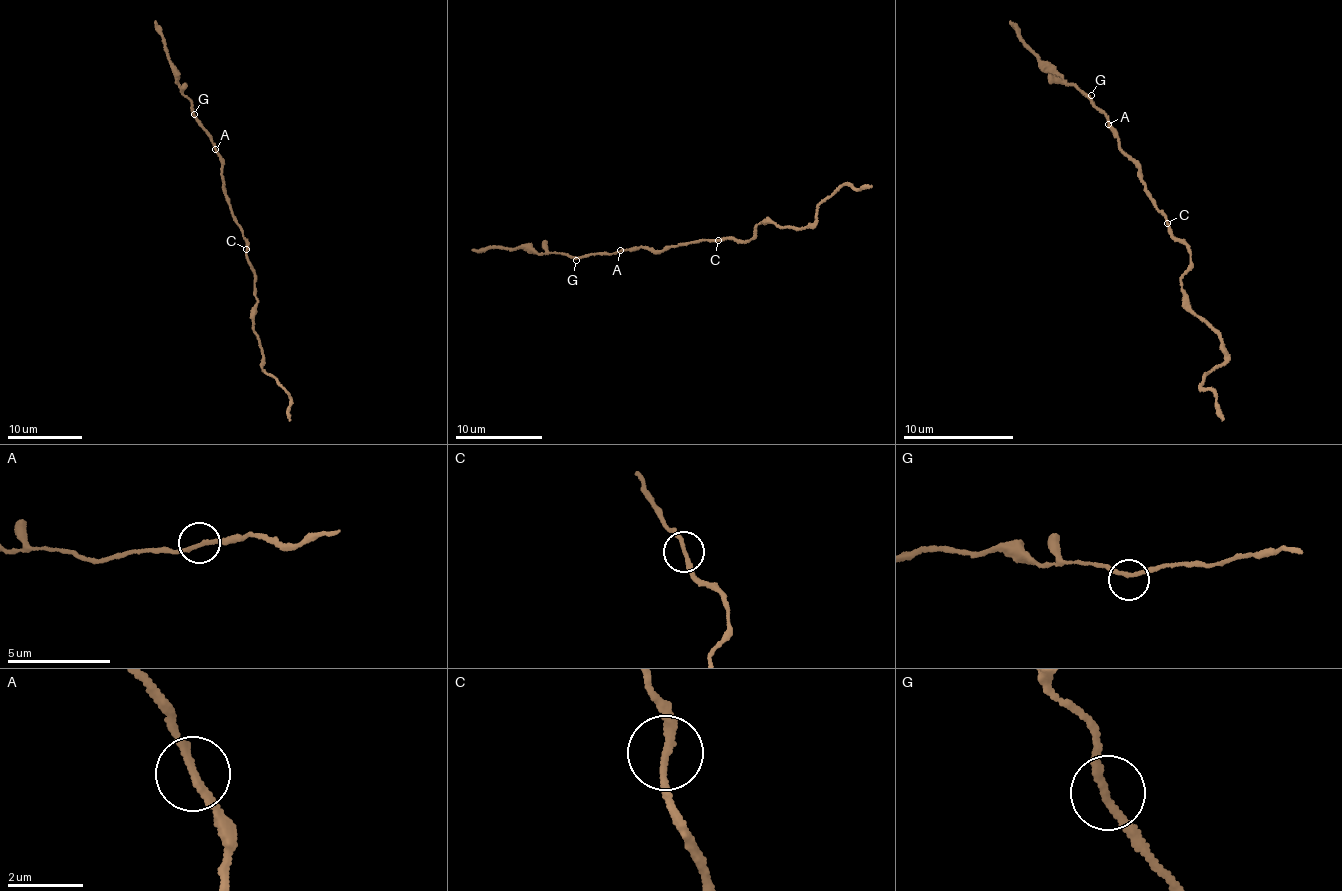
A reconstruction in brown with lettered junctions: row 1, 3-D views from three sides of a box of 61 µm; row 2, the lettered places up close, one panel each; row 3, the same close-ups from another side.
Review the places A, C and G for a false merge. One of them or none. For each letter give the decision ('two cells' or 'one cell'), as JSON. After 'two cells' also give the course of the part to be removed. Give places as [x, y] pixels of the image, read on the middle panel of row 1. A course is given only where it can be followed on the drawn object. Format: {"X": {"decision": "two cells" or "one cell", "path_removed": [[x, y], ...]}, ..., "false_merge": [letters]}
{"A": {"decision": "one cell"}, "C": {"decision": "two cells", "path_removed": [[719, 240], [744, 243], [769, 218], [802, 229], [814, 222], [818, 205], [842, 186], [872, 187]]}, "G": {"decision": "one cell"}, "false_merge": ["C"]}

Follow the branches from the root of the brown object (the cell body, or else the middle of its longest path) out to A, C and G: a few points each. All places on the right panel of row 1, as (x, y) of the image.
A: (1152, 203), (1146, 182), (1141, 179), (1138, 161), (1119, 149), (1119, 137), (1108, 124)
C: (1152, 203), (1168, 223)
G: (1152, 203), (1146, 182), (1141, 179), (1138, 161), (1119, 149), (1116, 128), (1093, 104), (1091, 95)

